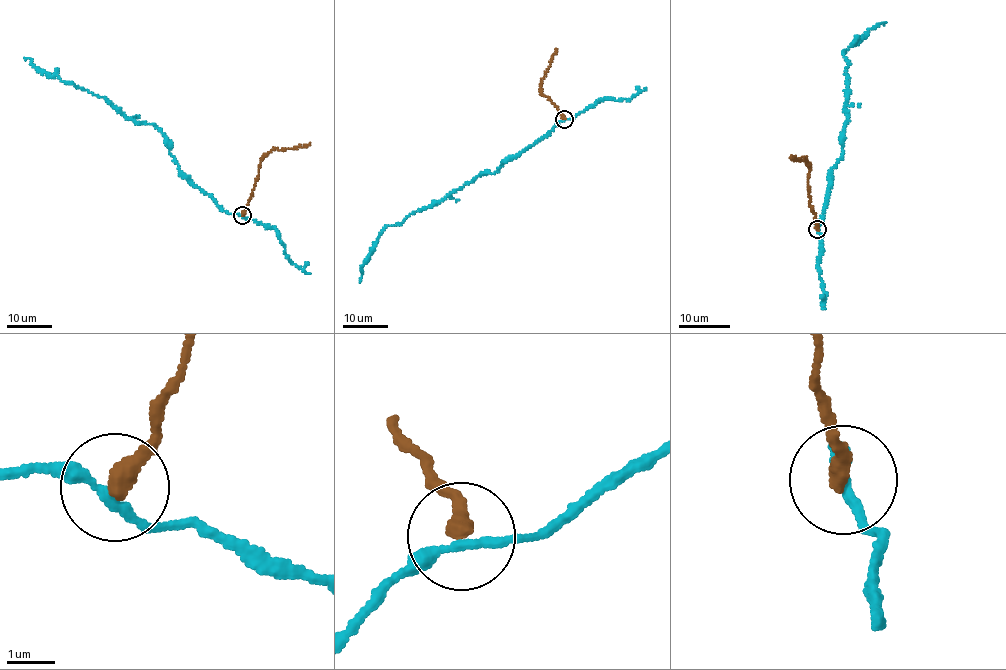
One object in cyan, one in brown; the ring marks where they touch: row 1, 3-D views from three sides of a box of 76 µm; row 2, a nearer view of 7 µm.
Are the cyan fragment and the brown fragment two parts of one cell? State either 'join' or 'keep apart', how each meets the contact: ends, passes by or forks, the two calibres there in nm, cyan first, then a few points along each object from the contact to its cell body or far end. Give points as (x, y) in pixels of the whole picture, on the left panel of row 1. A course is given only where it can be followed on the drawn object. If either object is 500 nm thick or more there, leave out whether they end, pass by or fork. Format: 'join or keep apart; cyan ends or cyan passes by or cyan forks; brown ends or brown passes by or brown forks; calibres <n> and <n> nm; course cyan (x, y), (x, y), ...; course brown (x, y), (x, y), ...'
keep apart; cyan passes by; brown ends; calibres 240 and 360 nm; course cyan (242, 215), (223, 211), (188, 181), (170, 152), (170, 142), (153, 124), (139, 125), (104, 97), (23, 57); course brown (242, 215), (256, 182), (261, 159), (275, 148), (294, 149), (310, 142)

